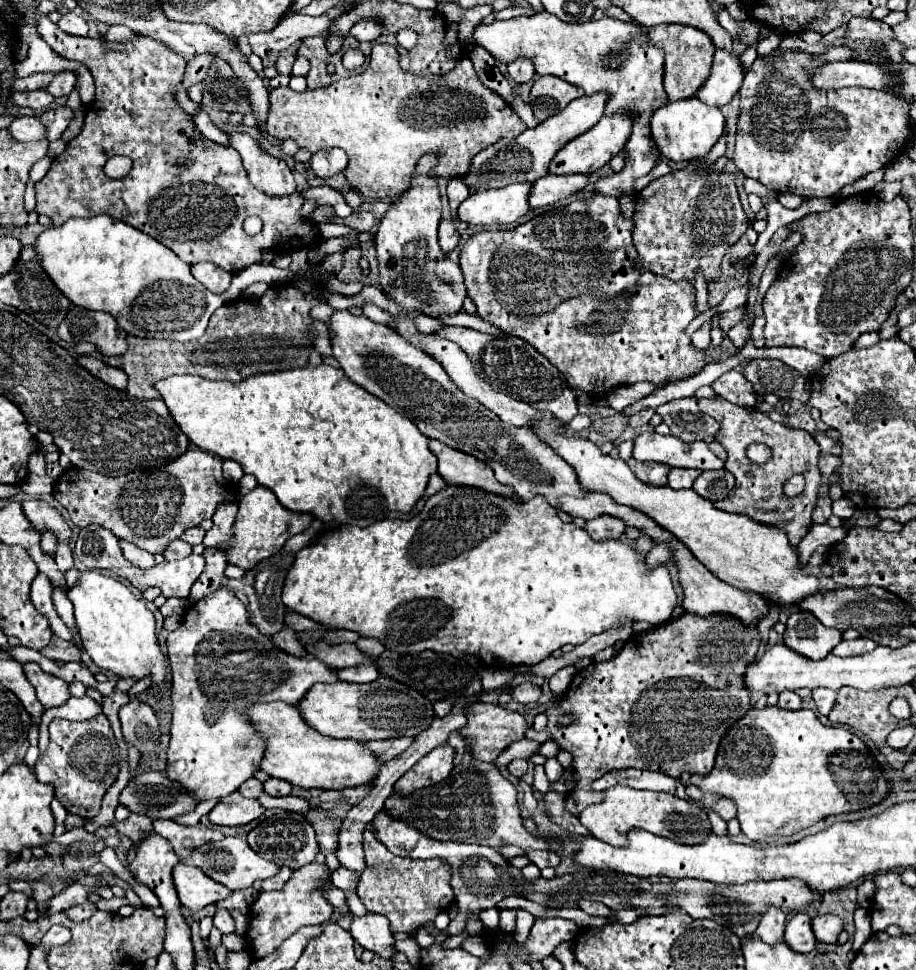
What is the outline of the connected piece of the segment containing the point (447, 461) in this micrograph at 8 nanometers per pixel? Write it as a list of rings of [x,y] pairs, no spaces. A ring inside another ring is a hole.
[[[431,440],[429,446],[439,460],[439,474],[449,486],[473,486],[497,496],[519,500],[513,488],[507,484],[501,484],[485,462],[465,452],[457,452],[455,448],[449,448],[445,444],[439,444],[437,440]]]

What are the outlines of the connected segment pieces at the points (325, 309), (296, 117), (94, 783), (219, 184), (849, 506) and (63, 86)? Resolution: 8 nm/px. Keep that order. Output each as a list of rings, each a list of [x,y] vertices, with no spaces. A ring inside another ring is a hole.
[[[321,303],[321,305],[315,306],[311,310],[311,317],[313,319],[318,319],[327,325],[329,329],[329,336],[331,339],[333,338],[334,333],[331,331],[329,324],[330,324],[330,317],[332,316],[334,311],[335,309],[333,307],[325,303]]]
[[[375,44],[371,62],[363,74],[337,80],[321,90],[293,92],[289,86],[271,90],[271,112],[267,120],[269,136],[277,140],[295,140],[299,148],[311,154],[327,148],[343,148],[349,156],[345,168],[347,184],[367,200],[389,200],[409,188],[413,168],[425,152],[439,152],[439,166],[435,170],[441,178],[461,178],[469,170],[475,154],[495,144],[499,138],[515,138],[527,130],[525,122],[507,106],[507,102],[491,92],[475,74],[471,60],[465,56],[457,62],[453,72],[443,76],[415,76],[399,68],[399,52],[389,44]]]
[[[97,714],[93,720],[69,722],[53,720],[49,724],[51,744],[35,764],[35,776],[43,784],[55,788],[55,798],[67,808],[67,812],[91,820],[101,810],[101,800],[119,774],[119,748],[105,714]]]
[[[47,16],[39,18],[37,28],[41,38],[59,56],[85,64],[91,70],[97,88],[95,102],[85,108],[85,124],[81,134],[73,138],[57,158],[53,158],[53,164],[47,170],[45,178],[35,184],[37,214],[49,216],[53,226],[61,226],[69,218],[109,214],[111,218],[123,220],[159,240],[187,264],[209,260],[231,274],[237,274],[249,264],[259,262],[263,250],[283,252],[317,242],[313,224],[303,222],[299,216],[303,200],[301,196],[297,196],[297,192],[285,198],[271,198],[263,196],[263,192],[257,192],[249,184],[247,172],[241,164],[241,156],[235,152],[235,148],[225,148],[207,140],[195,126],[193,118],[185,114],[185,110],[177,104],[175,90],[181,84],[187,64],[181,56],[177,56],[163,44],[143,36],[137,36],[133,42],[123,44],[123,50],[113,50],[113,44],[105,44],[101,42],[101,38],[95,40],[65,34]],[[115,154],[129,156],[133,160],[131,172],[121,180],[113,180],[103,172],[105,162]],[[247,216],[259,216],[263,220],[263,230],[257,236],[245,234],[243,222]]]
[[[843,496],[843,498],[841,498],[841,500],[837,500],[837,502],[833,502],[833,514],[835,514],[835,516],[839,516],[841,520],[851,518],[851,516],[853,516],[853,512],[855,512],[855,504],[853,504],[847,496]]]
[[[57,72],[47,92],[53,96],[69,96],[73,88],[75,88],[75,76],[71,72]]]

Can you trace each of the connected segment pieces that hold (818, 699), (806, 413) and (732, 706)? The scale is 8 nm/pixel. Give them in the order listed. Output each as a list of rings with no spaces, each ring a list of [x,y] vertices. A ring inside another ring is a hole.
[[[815,688],[813,690],[813,702],[815,702],[819,714],[827,716],[835,704],[835,692],[829,688]]]
[[[805,404],[805,406],[803,406],[801,410],[797,410],[795,414],[787,416],[787,424],[793,426],[793,428],[803,428],[803,430],[807,430],[811,436],[813,436],[815,430],[817,430],[815,420],[811,418],[811,406],[809,406],[809,404]]]
[[[683,612],[645,634],[633,634],[611,660],[591,662],[587,668],[579,670],[567,692],[545,710],[551,740],[573,756],[577,786],[567,794],[565,808],[573,816],[579,816],[589,804],[601,802],[605,798],[603,792],[593,792],[589,784],[611,770],[641,768],[671,778],[681,778],[683,772],[699,776],[709,774],[715,766],[721,738],[751,708],[749,690],[745,688],[745,670],[755,662],[759,644],[761,636],[755,624],[745,626],[729,614],[697,616],[693,612]],[[563,714],[575,714],[577,720],[571,726],[561,728],[557,718]]]

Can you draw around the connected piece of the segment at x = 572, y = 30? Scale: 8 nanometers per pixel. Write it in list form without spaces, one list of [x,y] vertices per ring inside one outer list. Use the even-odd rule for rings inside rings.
[[[543,10],[533,16],[517,16],[511,20],[493,20],[491,24],[477,24],[473,38],[477,46],[485,48],[495,60],[503,64],[511,64],[517,58],[527,58],[535,64],[535,72],[539,76],[559,76],[565,82],[583,88],[587,96],[595,92],[607,92],[607,116],[633,110],[633,132],[623,148],[625,168],[597,180],[595,192],[613,198],[633,194],[633,182],[649,174],[661,160],[661,156],[655,154],[649,118],[659,106],[667,104],[667,94],[663,90],[663,52],[661,48],[647,44],[647,40],[641,36],[639,26],[625,24],[615,18],[567,24]]]

